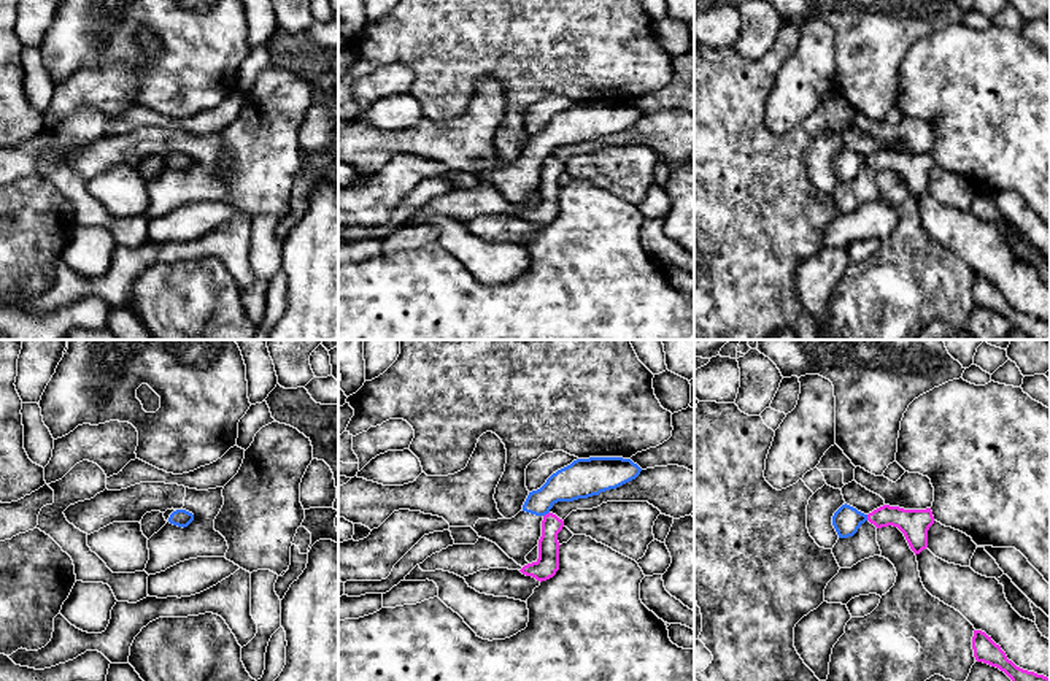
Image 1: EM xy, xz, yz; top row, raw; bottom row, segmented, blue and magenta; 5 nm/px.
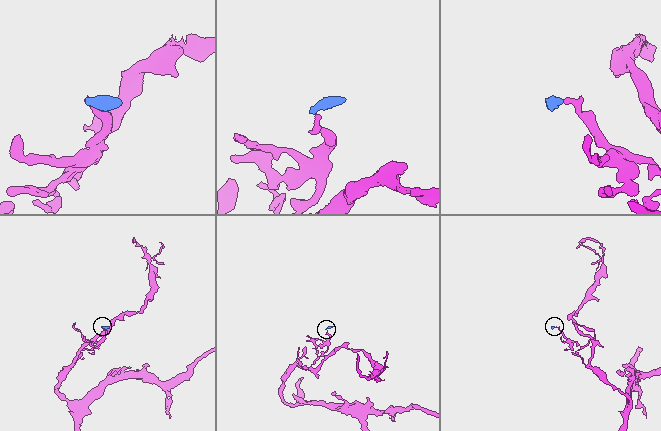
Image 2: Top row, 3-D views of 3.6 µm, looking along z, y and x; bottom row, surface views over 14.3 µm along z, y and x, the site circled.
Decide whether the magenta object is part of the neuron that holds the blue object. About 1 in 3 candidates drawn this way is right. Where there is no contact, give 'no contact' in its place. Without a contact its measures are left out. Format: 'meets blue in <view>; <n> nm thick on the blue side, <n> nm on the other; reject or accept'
meets blue in xz; 190 nm thick on the blue side, 110 nm on the other; reject

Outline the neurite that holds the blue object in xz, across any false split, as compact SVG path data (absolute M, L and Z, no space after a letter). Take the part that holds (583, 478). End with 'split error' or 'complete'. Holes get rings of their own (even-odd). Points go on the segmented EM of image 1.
M589 457L577 459L553 473L546 483L529 492L523 510L511 519L478 519L473 530L496 543L510 559L524 567L526 556L539 544L543 516L558 502L573 502L616 489L640 475L642 468L631 459Z; split error

